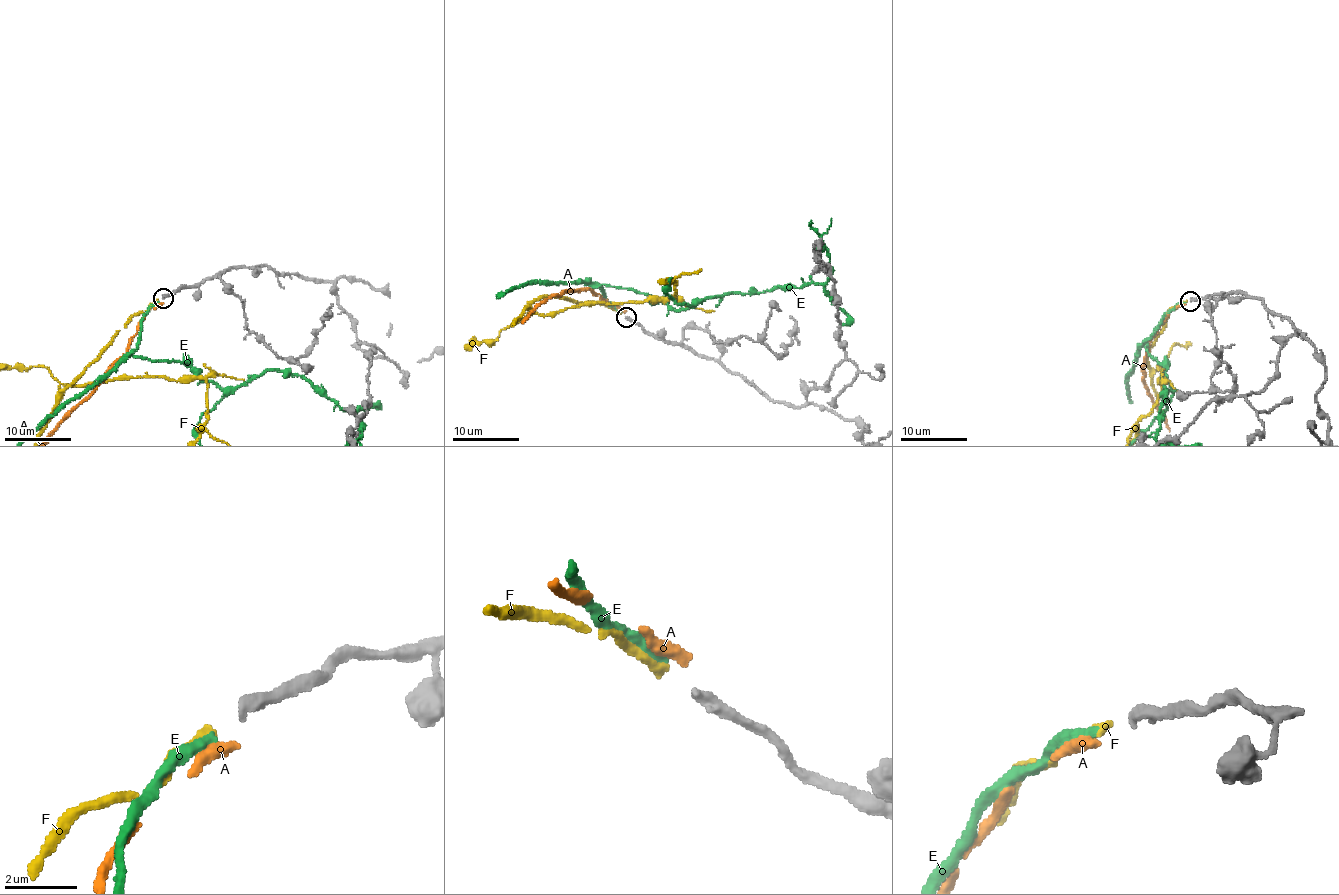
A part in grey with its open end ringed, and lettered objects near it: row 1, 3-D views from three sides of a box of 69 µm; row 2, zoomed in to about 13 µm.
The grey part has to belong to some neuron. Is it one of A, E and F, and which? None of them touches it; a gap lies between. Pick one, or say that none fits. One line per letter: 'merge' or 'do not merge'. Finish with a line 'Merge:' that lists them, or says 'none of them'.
A: do not merge
E: do not merge
F: merge
Merge: F

